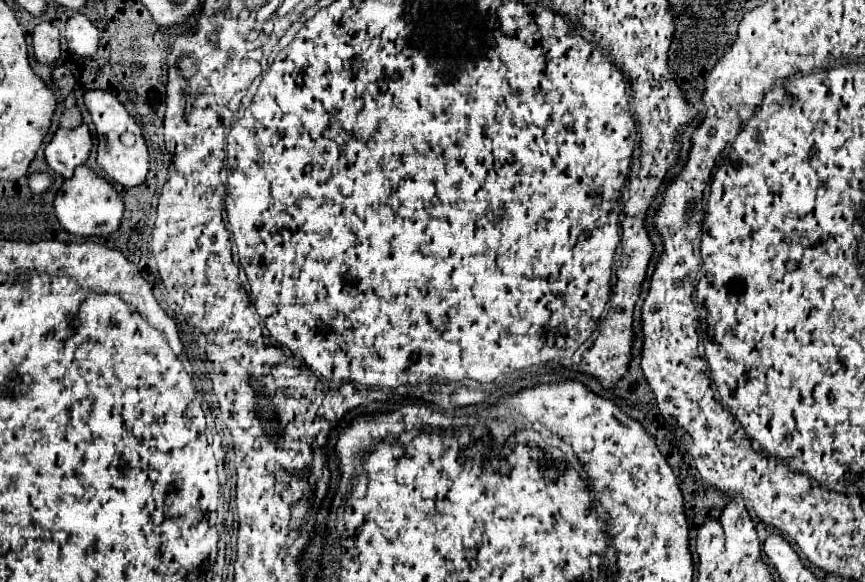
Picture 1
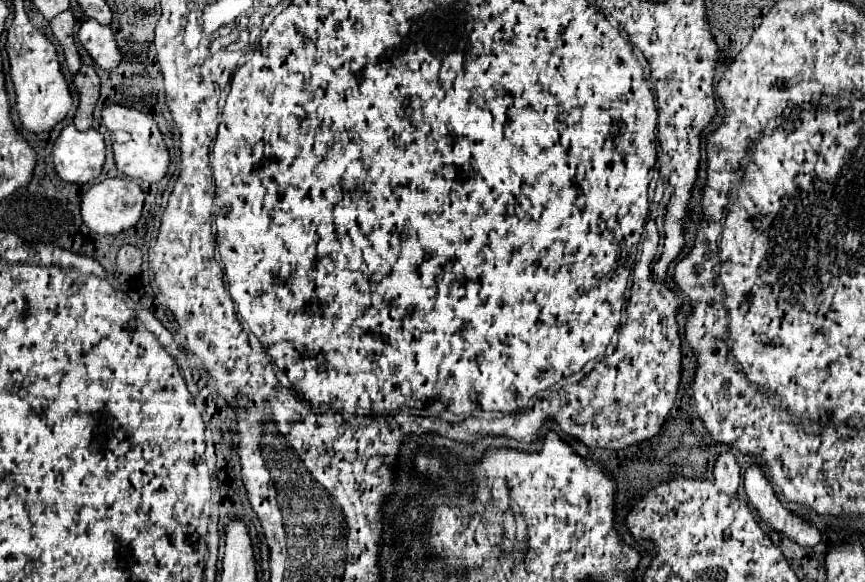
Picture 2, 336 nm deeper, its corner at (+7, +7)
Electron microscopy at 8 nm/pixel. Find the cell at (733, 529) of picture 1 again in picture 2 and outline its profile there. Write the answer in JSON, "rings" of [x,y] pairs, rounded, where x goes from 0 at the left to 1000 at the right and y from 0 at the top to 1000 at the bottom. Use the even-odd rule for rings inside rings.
{"rings":[[[843,771],[829,785],[824,816],[827,816],[827,830],[834,847],[838,847],[843,854],[847,854],[852,847],[854,830],[857,830],[857,806],[854,806],[850,782]]]}

